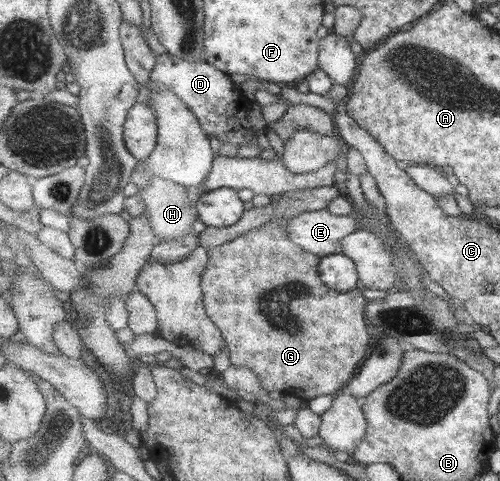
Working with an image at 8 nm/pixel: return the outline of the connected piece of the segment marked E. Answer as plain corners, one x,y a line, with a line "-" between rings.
329,210
305,212
287,220
285,233
301,248
321,257
343,253
341,240
361,229
354,214
334,216

